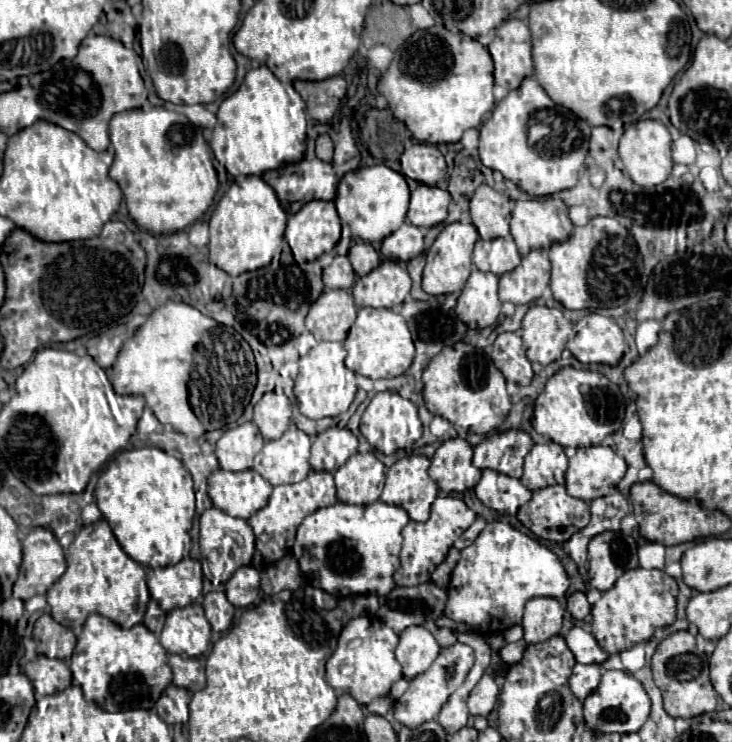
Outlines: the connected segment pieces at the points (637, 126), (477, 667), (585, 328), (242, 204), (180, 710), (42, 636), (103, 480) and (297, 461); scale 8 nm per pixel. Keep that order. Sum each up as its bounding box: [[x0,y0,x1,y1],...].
[[618,120,674,186],[456,632,492,674],[568,314,628,366],[209,175,288,276],[156,686,190,724],[34,614,76,660],[94,446,195,568],[254,424,310,486]]

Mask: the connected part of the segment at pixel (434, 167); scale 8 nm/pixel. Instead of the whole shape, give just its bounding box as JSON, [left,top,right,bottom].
[402,144,446,186]

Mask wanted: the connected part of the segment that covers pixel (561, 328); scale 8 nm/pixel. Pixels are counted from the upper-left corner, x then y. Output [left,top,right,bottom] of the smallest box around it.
[522,306,572,366]

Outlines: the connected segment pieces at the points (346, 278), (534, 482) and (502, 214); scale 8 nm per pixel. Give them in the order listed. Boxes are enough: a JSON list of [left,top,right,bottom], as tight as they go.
[[324,256,356,290],[524,442,568,490],[470,184,512,240]]

